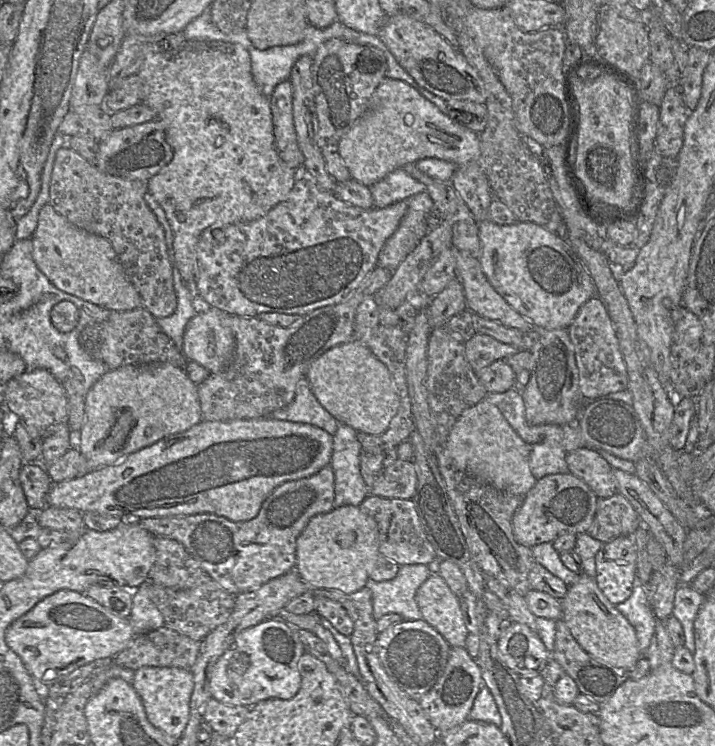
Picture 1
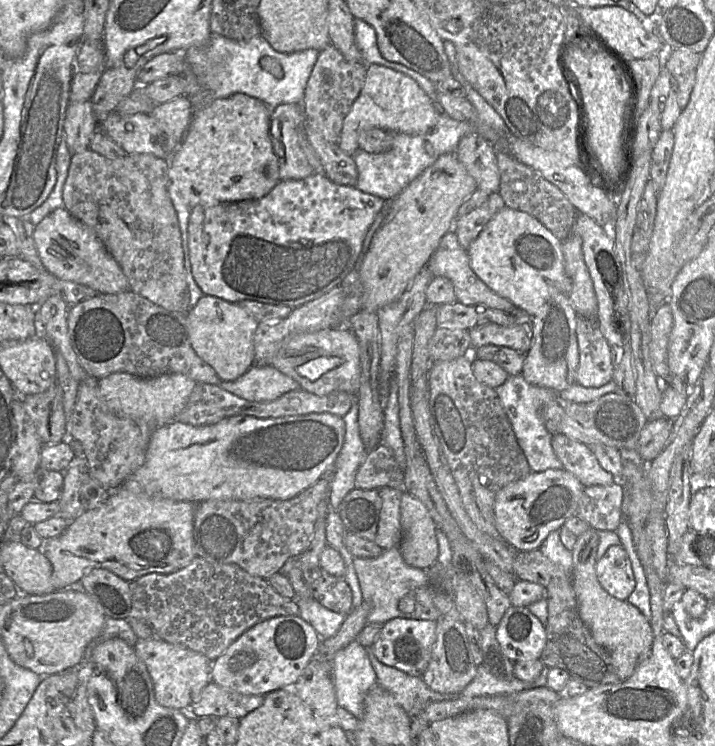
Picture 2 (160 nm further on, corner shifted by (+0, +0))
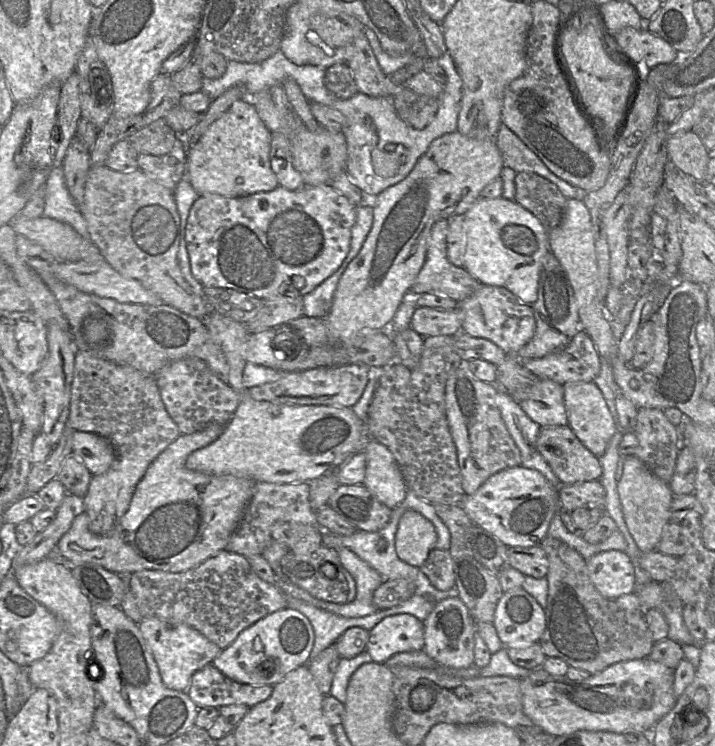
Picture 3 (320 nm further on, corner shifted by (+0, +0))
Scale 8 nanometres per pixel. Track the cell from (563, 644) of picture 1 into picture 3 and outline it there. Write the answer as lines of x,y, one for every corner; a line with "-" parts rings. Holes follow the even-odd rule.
546,536
540,543
548,560
547,604
545,607
545,630
539,644
546,657
557,657
569,666
597,674
612,664
647,658
655,644
644,618
644,612
620,608
614,600
600,595
590,580
586,560
566,543

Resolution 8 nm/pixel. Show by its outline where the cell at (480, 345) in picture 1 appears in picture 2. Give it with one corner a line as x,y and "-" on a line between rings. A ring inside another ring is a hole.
521,311
514,313
513,317
514,322
509,326
484,322
470,329
471,347
505,346
525,354
531,346
533,336
532,317

